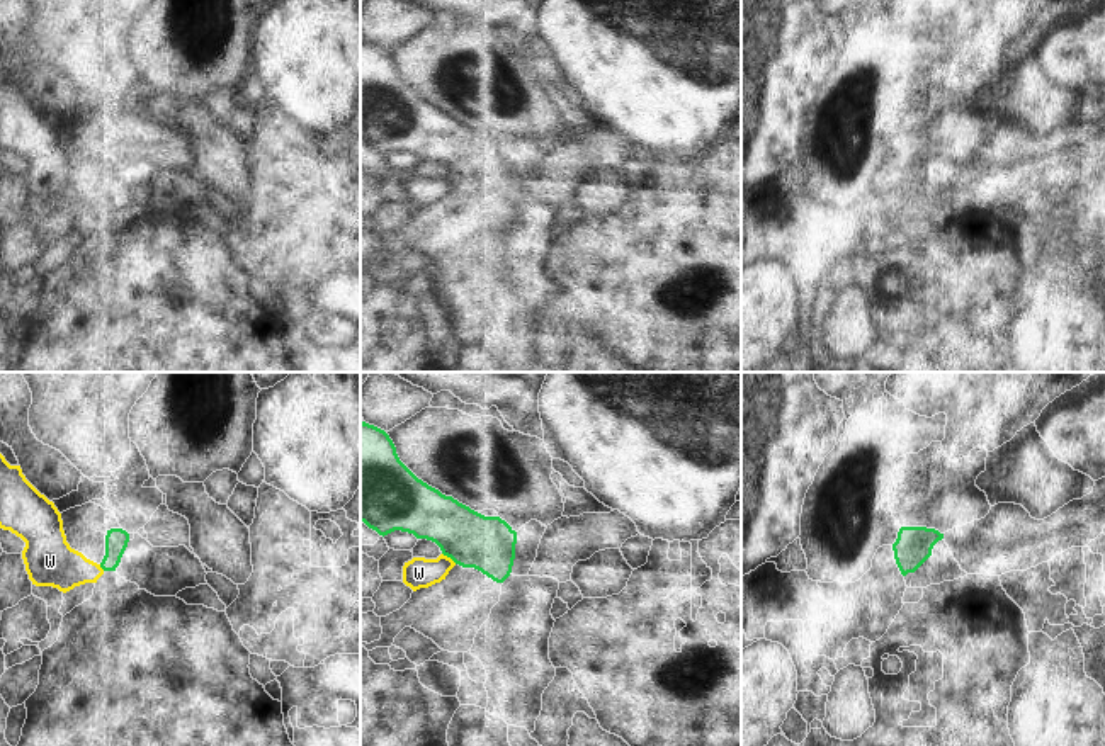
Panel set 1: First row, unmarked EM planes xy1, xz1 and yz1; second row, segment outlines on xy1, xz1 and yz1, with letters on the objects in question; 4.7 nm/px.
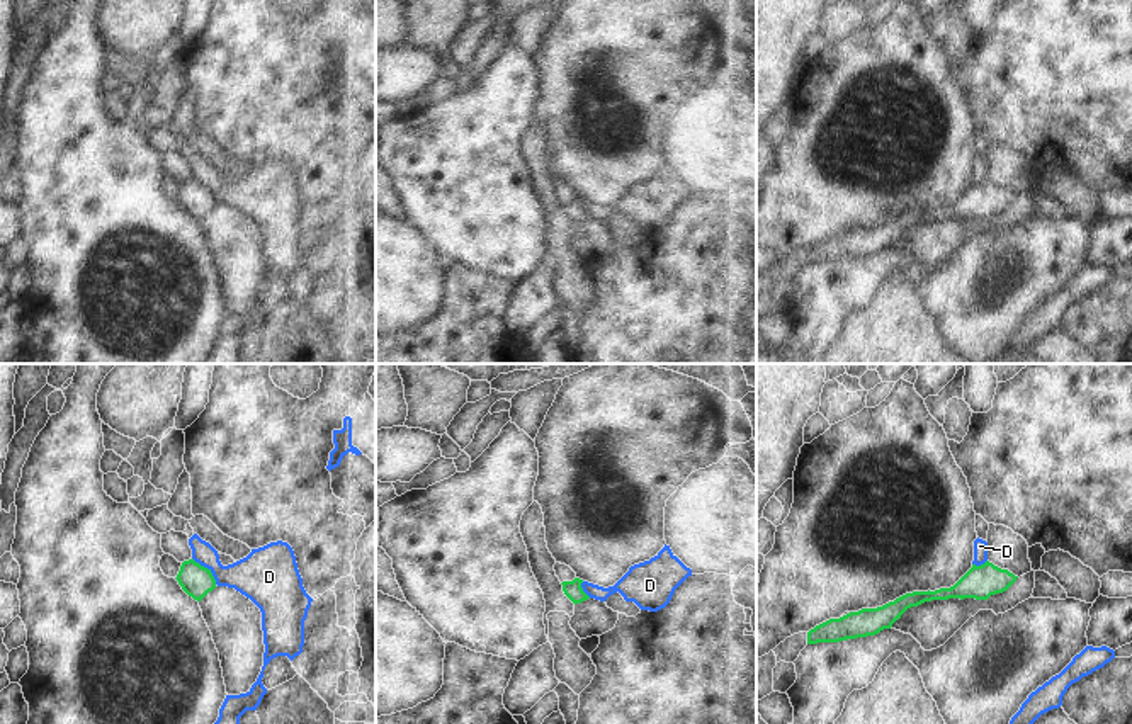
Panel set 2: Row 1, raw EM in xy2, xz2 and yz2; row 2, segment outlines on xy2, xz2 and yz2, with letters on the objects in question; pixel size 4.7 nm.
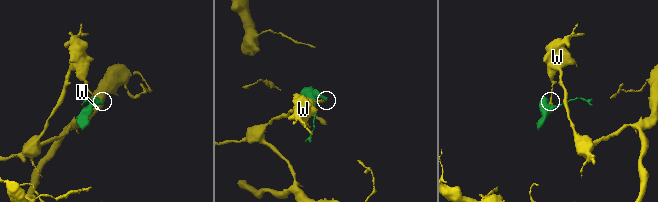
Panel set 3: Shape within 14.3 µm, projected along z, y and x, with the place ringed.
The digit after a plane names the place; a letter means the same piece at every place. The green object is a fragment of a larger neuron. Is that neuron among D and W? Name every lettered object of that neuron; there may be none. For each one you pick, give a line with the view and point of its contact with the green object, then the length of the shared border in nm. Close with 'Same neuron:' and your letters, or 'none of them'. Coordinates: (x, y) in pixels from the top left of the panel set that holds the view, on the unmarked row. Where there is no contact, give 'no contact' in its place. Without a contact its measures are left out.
Same neuron: none of them

